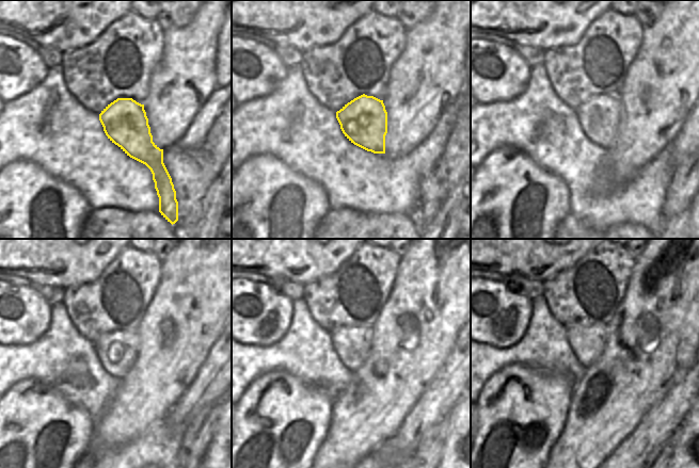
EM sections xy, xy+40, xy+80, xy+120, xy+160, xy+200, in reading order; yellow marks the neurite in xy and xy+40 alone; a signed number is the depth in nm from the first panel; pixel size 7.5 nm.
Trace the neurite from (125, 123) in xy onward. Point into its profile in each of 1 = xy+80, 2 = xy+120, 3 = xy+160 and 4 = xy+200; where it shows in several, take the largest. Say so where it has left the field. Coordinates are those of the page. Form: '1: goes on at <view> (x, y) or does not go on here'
1: goes on at xy+80 (599, 116)
2: goes on at xy+120 (117, 351)
3: goes on at xy+160 (352, 344)
4: goes on at xy+200 (587, 341)

